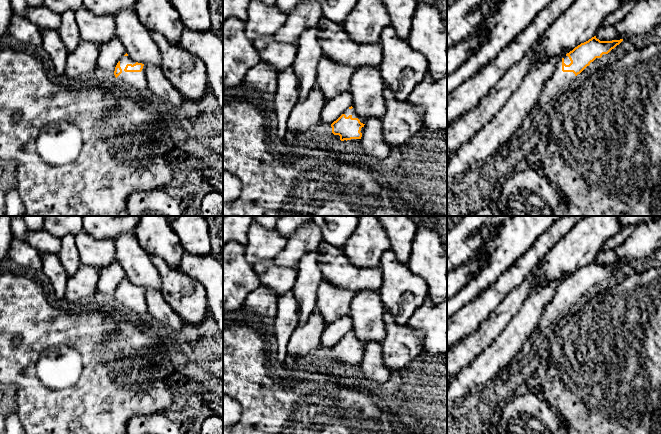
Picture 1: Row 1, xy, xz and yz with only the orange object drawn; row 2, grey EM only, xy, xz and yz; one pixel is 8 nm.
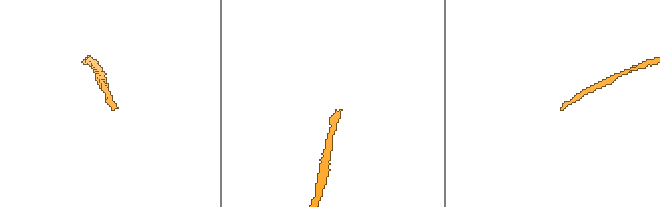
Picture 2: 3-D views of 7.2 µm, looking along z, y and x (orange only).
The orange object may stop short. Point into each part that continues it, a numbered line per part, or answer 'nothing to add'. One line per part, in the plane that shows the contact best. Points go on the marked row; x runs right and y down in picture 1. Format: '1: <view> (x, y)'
1: xy (134, 81)

